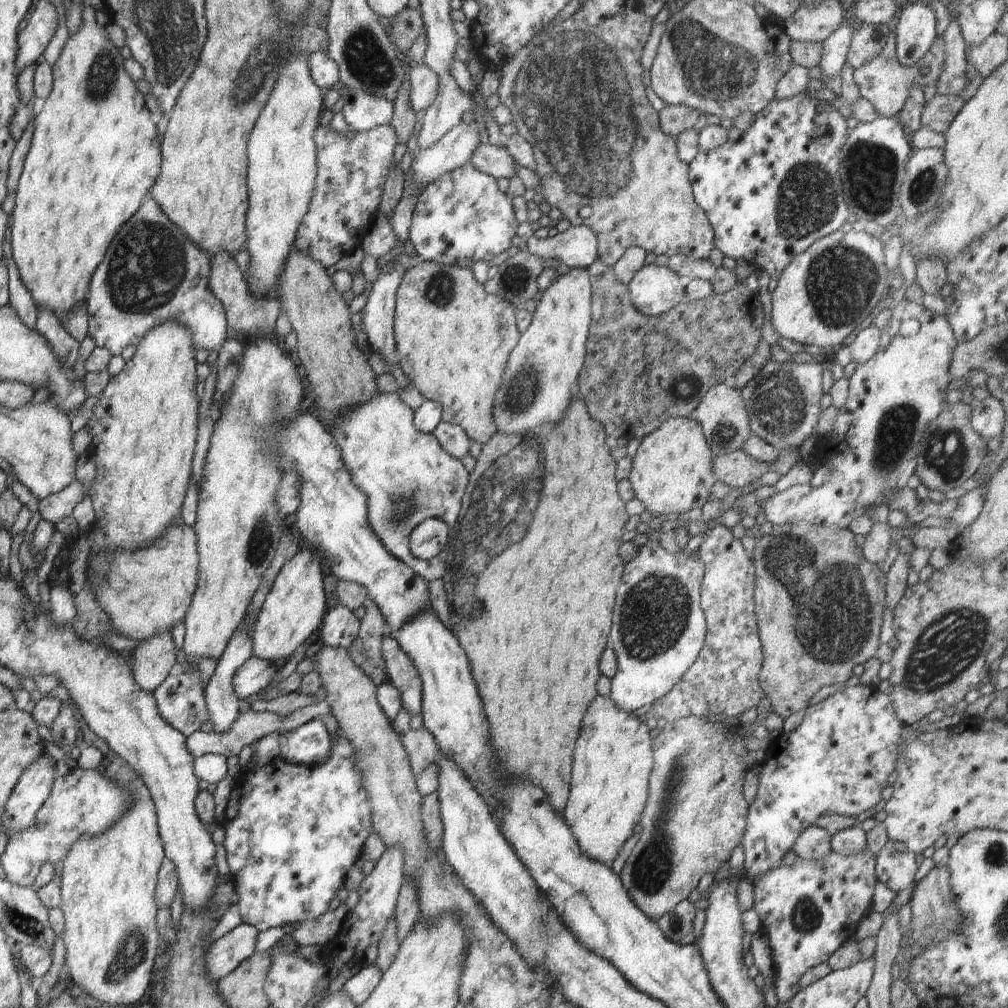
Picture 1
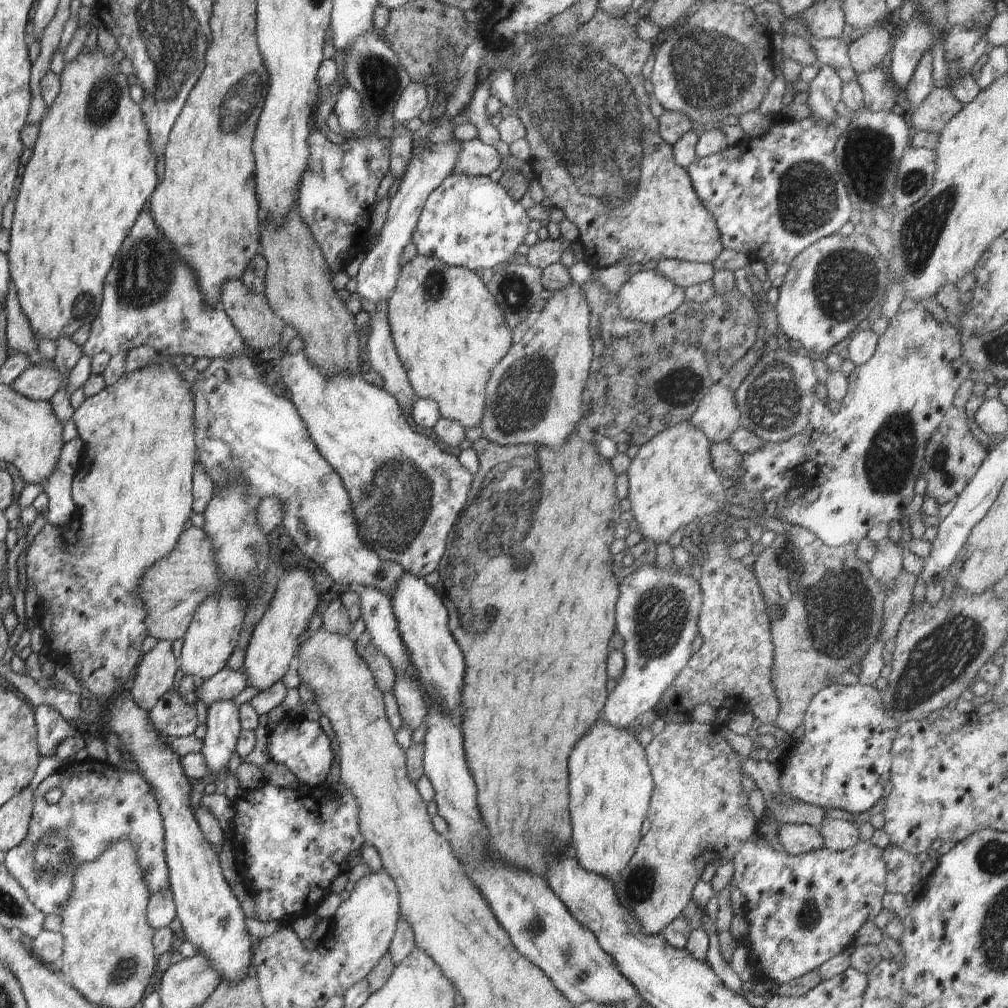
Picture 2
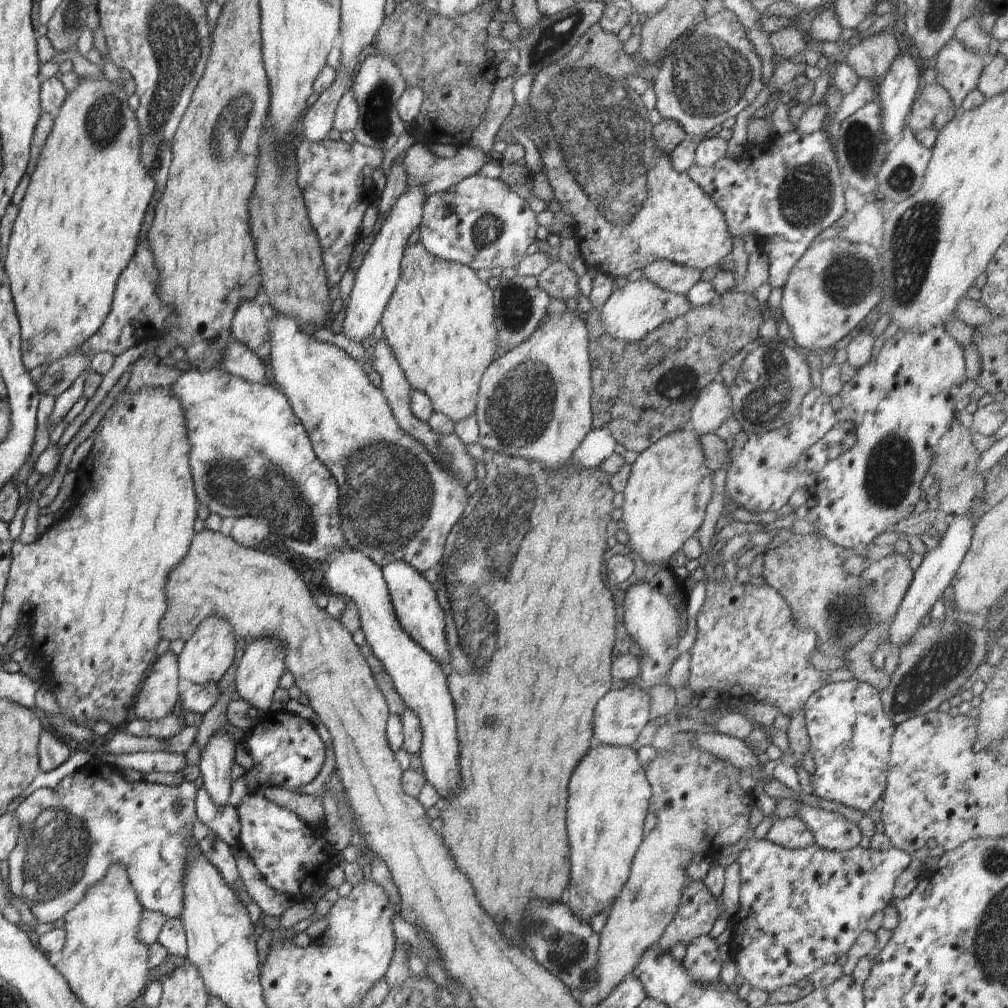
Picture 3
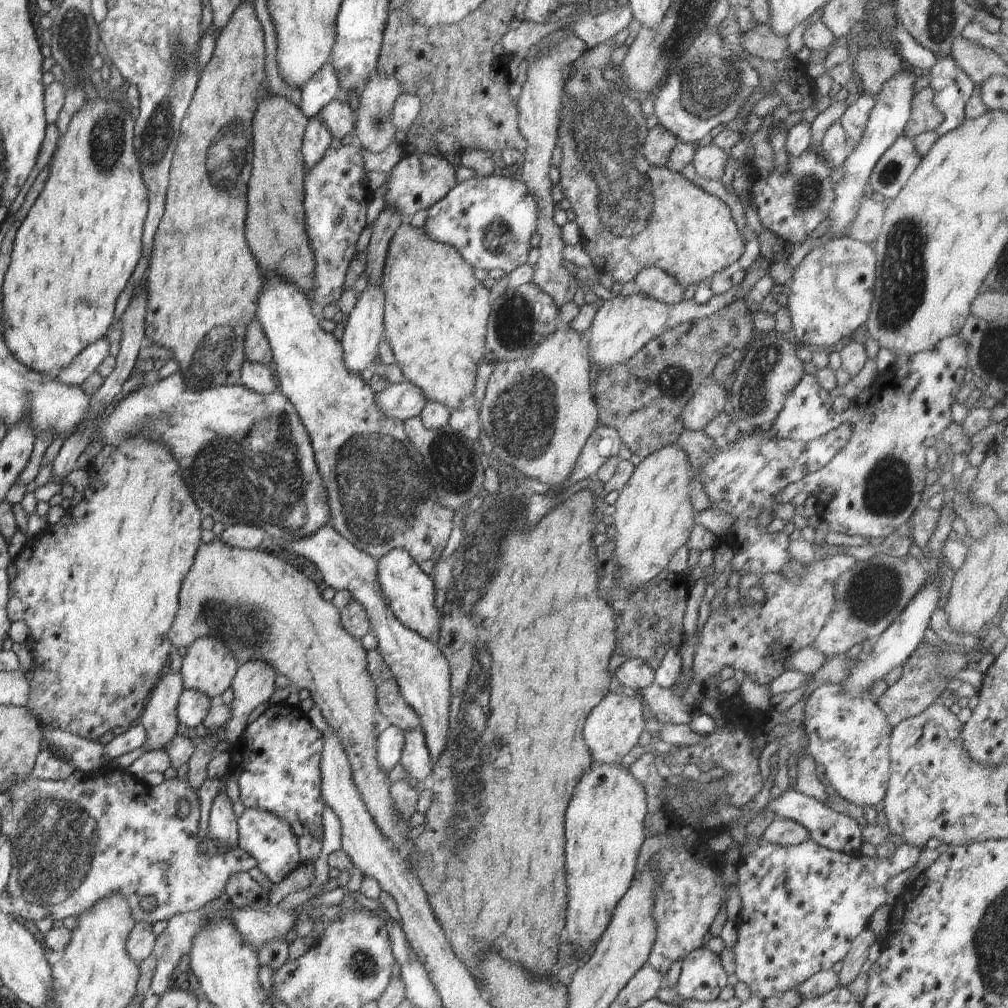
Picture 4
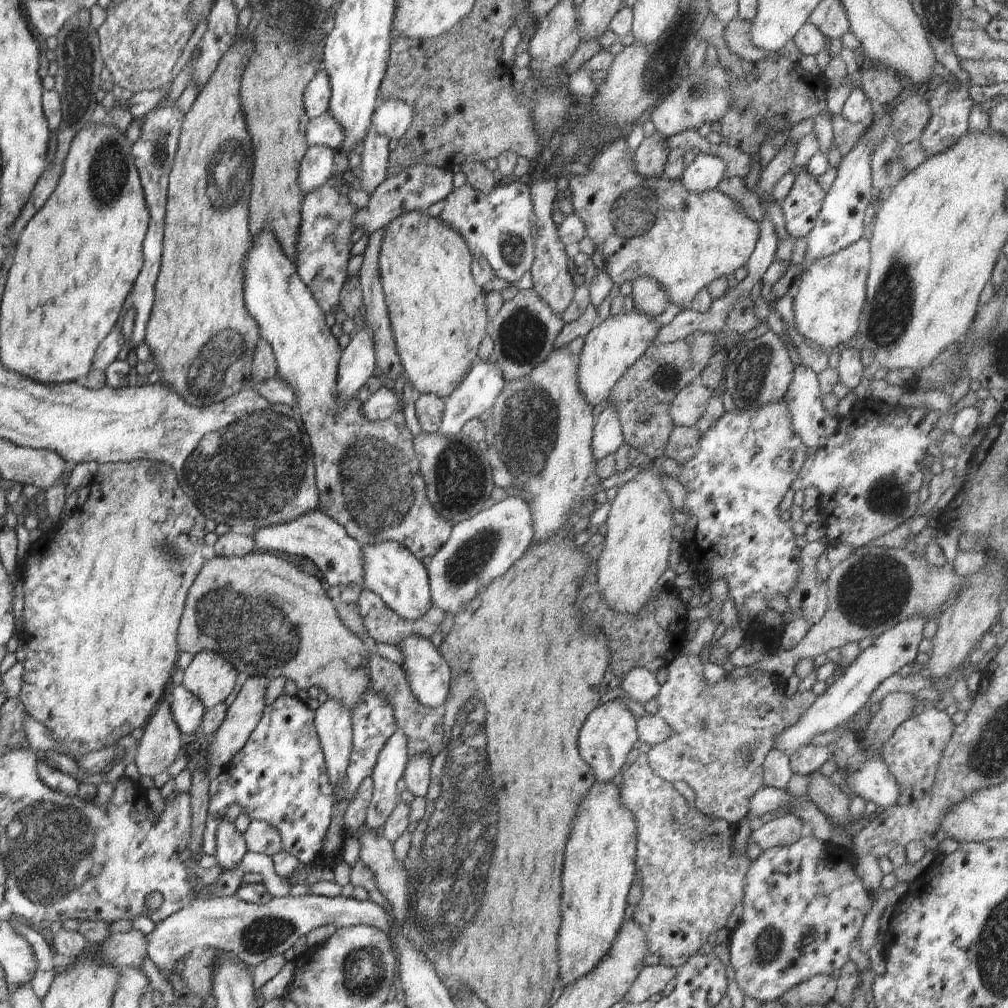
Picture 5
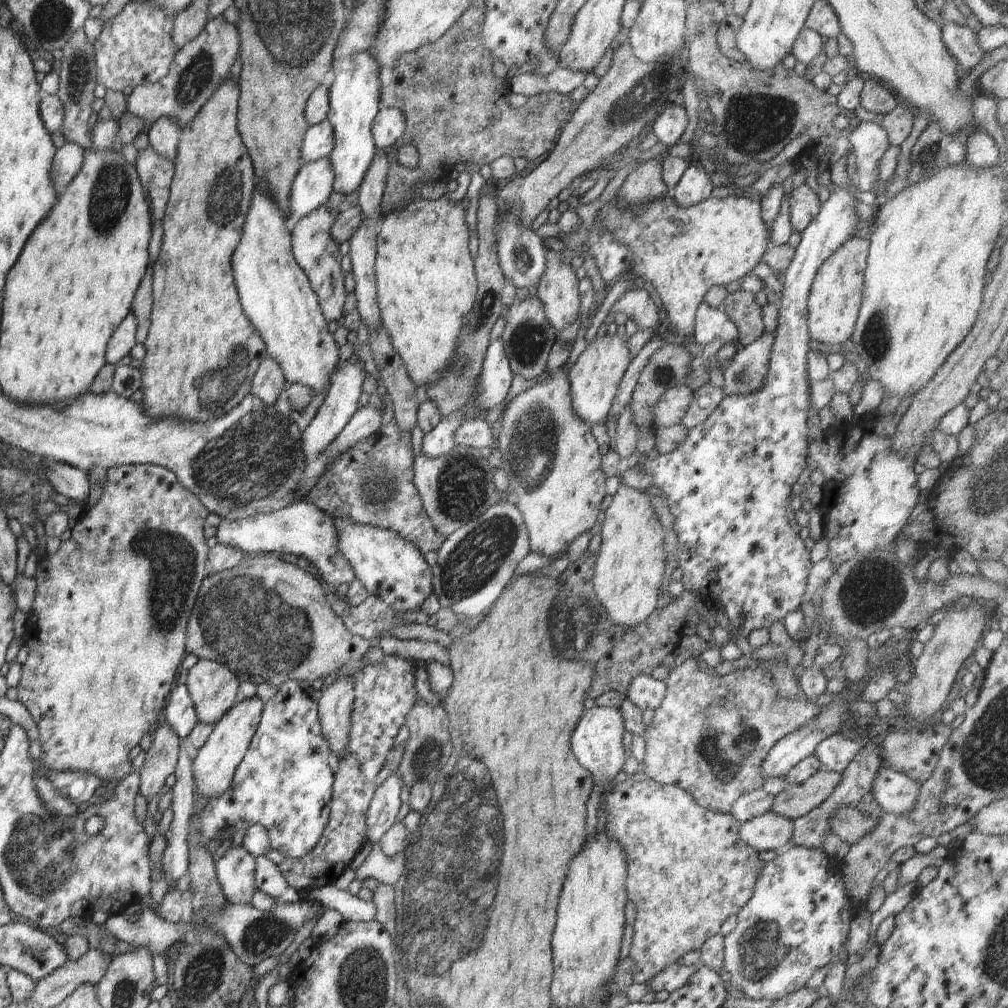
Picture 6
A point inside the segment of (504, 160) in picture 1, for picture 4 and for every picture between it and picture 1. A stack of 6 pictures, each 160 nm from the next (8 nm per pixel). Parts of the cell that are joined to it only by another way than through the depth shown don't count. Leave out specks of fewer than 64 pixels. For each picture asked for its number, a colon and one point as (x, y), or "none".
2: (476, 158)
3: (434, 174)
4: (417, 181)

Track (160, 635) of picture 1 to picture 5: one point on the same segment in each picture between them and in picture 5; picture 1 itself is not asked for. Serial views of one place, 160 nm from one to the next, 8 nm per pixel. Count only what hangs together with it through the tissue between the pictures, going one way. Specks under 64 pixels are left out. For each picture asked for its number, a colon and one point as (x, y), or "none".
2: (155, 672)
3: (159, 691)
4: (159, 718)
5: (160, 744)

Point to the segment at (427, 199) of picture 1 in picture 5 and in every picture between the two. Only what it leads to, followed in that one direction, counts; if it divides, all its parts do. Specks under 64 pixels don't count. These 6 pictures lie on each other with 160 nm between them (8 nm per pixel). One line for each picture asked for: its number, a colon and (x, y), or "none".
2: (470, 221)
3: (482, 223)
4: (489, 220)
5: (496, 225)

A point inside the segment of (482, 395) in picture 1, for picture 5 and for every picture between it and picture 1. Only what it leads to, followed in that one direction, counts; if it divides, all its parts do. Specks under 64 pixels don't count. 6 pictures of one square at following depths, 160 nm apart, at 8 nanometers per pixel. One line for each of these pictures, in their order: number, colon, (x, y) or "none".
2: (449, 333)
3: (439, 322)
4: (435, 317)
5: (437, 313)

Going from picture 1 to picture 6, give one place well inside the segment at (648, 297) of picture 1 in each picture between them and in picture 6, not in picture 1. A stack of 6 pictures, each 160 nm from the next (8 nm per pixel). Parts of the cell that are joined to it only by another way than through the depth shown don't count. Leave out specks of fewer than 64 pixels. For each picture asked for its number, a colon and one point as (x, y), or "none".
2: (647, 296)
3: (632, 311)
4: (623, 324)
5: (611, 348)
6: (594, 379)

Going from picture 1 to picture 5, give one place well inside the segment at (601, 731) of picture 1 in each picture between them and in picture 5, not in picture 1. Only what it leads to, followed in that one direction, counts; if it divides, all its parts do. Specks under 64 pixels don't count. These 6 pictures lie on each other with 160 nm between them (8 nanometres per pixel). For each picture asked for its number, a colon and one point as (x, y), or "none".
2: (611, 784)
3: (608, 799)
4: (605, 829)
5: (599, 869)

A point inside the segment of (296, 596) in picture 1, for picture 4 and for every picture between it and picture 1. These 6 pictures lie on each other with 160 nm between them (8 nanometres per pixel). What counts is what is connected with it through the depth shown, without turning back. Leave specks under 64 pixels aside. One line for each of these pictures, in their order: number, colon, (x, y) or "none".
2: (275, 640)
3: (263, 663)
4: (253, 684)

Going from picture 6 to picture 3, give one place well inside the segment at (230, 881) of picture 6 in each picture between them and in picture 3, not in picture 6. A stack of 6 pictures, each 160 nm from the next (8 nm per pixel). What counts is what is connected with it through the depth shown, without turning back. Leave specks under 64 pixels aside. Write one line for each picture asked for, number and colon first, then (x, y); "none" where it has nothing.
3: (217, 757)
4: (222, 824)
5: (231, 847)

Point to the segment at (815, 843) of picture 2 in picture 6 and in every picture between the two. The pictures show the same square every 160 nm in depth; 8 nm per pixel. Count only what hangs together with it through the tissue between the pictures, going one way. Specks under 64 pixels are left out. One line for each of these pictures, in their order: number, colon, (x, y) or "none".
3: (791, 833)
4: (783, 832)
5: (783, 831)
6: (771, 831)

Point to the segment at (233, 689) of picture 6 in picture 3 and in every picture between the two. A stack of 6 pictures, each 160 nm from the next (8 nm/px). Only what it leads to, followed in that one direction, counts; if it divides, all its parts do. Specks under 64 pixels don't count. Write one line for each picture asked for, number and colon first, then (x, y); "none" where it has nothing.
3: (208, 653)
4: (209, 666)
5: (210, 677)

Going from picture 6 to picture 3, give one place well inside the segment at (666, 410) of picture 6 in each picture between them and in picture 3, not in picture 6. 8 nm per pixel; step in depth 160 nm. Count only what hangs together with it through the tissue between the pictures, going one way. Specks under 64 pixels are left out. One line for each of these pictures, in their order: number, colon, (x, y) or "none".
3: (713, 406)
4: (709, 399)
5: (688, 406)

